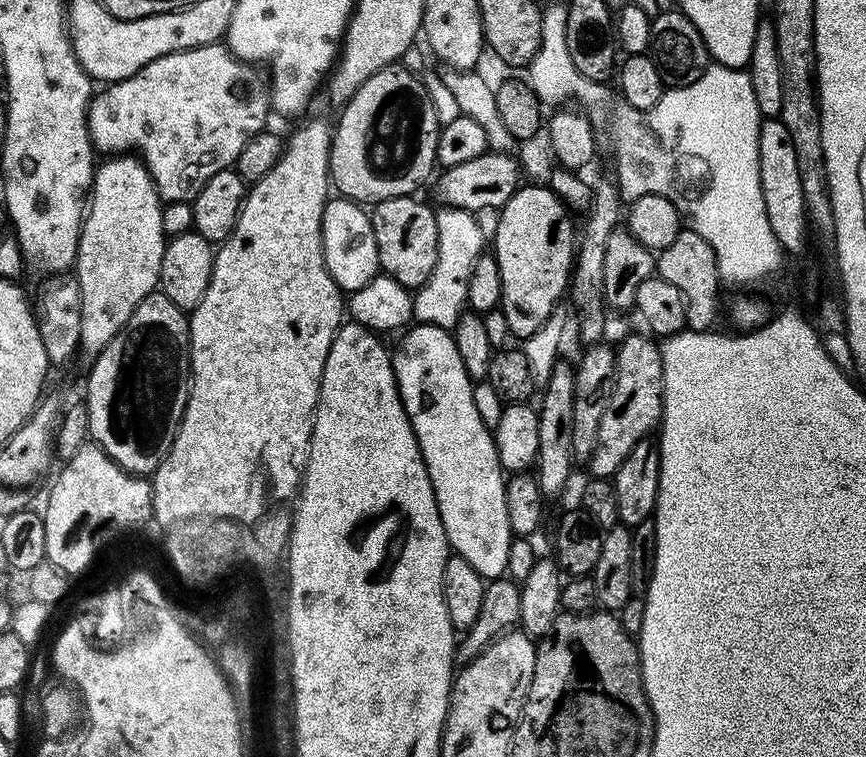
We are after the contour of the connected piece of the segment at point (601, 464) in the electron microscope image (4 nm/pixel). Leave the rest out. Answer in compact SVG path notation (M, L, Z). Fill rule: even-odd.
M652 336L628 337L615 349L616 372L612 392L604 400L601 420L597 424L596 445L590 461L591 475L612 478L629 455L637 451L636 443L647 428L655 429L664 415L664 375L661 345Z

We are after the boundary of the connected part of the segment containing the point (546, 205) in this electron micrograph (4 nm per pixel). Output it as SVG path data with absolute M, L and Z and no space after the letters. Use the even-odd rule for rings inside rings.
M547 185L525 186L519 187L499 209L494 240L492 236L492 252L498 262L499 273L502 274L503 294L500 309L506 316L510 334L513 337L518 336L520 340L535 334L559 305L558 300L563 292L565 295L569 287L576 255L576 233L574 234L574 224L571 220L573 217L567 207Z

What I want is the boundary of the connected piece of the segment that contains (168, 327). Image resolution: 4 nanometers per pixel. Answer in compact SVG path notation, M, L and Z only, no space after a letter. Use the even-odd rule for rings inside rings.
M157 290L138 302L134 314L126 326L102 350L102 354L91 365L92 372L86 379L86 403L90 414L90 436L100 449L119 468L133 476L148 478L155 473L180 428L188 401L190 383L190 337L189 317L170 298Z

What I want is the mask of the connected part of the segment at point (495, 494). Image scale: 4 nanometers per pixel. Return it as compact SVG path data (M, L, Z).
M417 323L409 327L404 334L396 352L394 348L392 369L396 375L396 387L400 389L400 400L404 403L424 465L430 474L430 482L434 486L442 526L448 535L449 549L455 555L466 558L466 562L470 562L470 566L474 566L474 570L478 570L480 576L503 577L514 539L511 526L508 525L504 497L506 476L500 467L493 433L482 422L482 418L478 418L478 410L474 407L474 381L468 376L466 366L459 357L453 333L449 329Z

